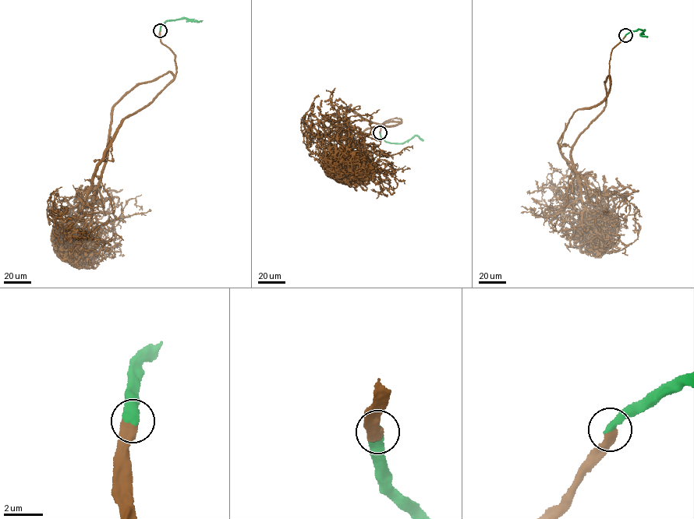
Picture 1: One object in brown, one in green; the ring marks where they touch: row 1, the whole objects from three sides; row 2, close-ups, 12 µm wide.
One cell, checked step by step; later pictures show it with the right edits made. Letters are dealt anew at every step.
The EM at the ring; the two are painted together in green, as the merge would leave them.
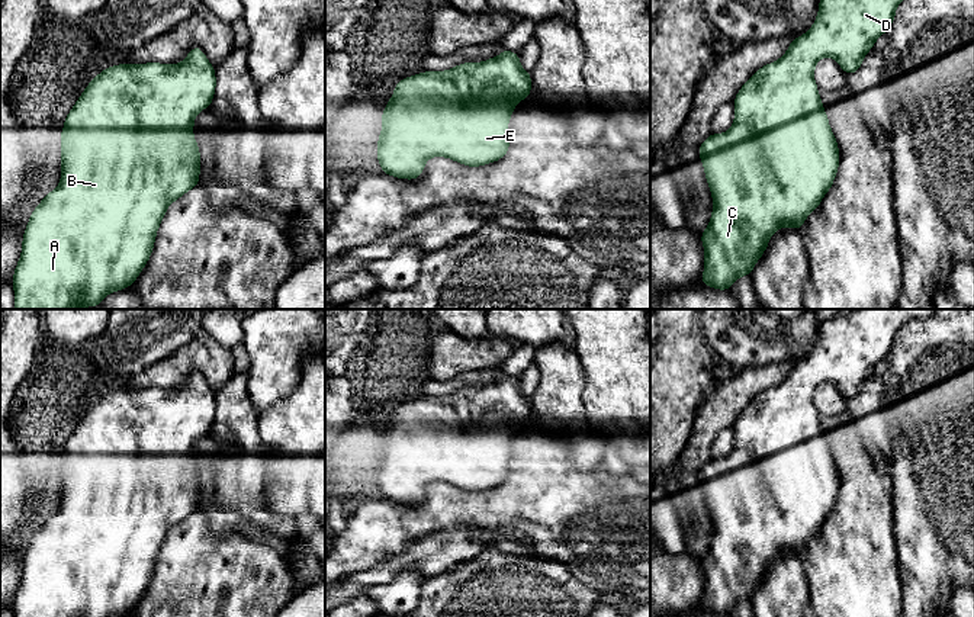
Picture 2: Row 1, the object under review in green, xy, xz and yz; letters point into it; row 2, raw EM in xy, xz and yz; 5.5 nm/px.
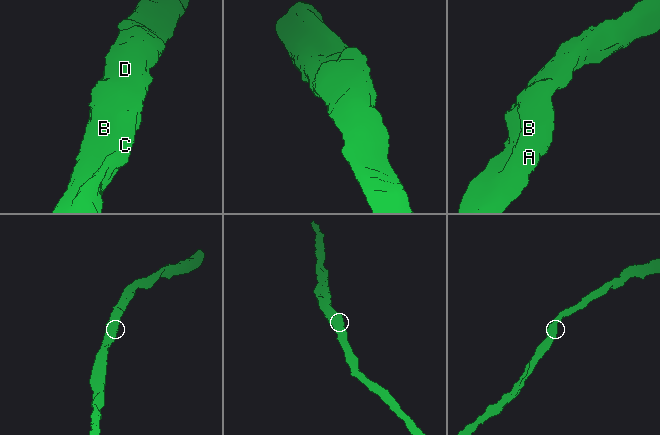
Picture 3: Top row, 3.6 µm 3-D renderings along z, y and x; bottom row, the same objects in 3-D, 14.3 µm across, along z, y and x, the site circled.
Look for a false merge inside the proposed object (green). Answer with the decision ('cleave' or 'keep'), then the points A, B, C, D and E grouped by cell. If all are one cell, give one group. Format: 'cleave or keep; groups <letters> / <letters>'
keep; groups A B C D E

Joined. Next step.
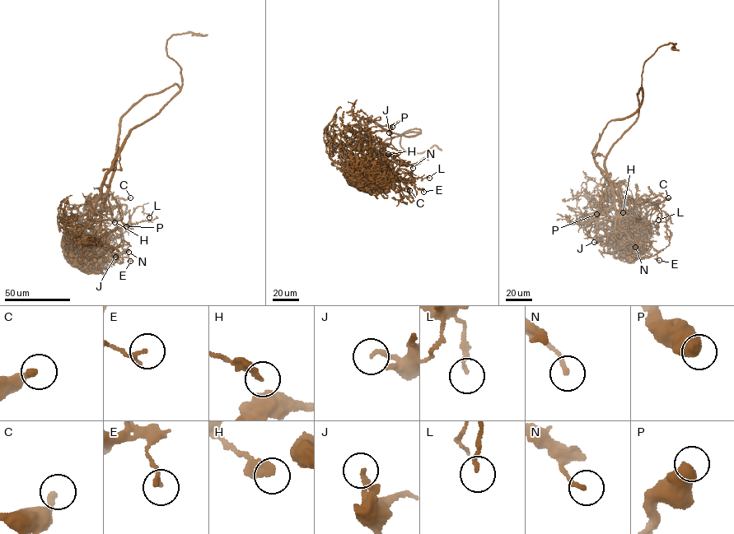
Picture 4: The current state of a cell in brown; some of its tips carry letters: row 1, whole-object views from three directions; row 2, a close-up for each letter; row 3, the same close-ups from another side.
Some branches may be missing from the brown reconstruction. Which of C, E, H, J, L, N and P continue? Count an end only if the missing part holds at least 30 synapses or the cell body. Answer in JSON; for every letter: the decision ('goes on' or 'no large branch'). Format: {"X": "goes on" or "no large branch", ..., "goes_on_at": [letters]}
{"C": "no large branch", "E": "no large branch", "H": "no large branch", "J": "no large branch", "L": "no large branch", "N": "no large branch", "P": "no large branch", "goes_on_at": []}

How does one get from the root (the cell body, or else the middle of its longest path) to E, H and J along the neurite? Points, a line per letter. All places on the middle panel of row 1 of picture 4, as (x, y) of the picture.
E: (369, 118), (362, 118), (360, 122), (364, 148), (360, 162), (364, 170), (390, 182), (407, 180), (423, 192)
H: (369, 118), (362, 118), (360, 122), (363, 141), (374, 151), (388, 154)
J: (369, 118), (362, 118), (360, 122), (363, 138), (361, 146), (379, 142), (387, 146), (392, 137), (389, 132)

